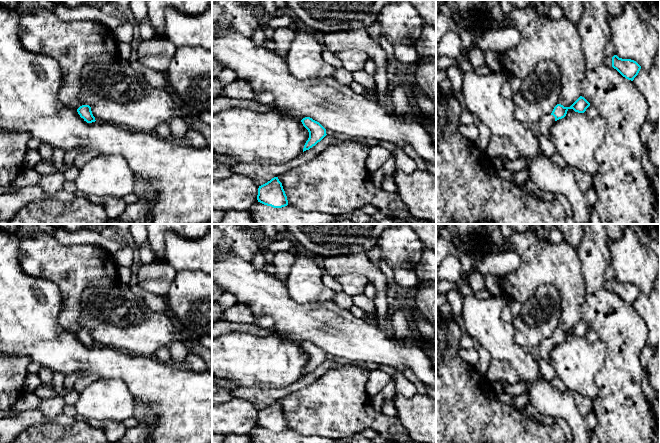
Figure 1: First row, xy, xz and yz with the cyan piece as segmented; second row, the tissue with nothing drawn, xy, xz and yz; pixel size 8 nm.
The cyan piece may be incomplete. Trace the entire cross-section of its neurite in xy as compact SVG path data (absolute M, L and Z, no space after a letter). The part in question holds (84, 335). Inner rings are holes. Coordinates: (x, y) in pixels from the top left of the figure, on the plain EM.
M82 329L77 333L78 338L87 347L95 346L95 341L92 338L91 331L89 329Z

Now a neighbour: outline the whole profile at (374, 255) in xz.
M376 244L370 251L367 252L367 256L370 261L379 266L380 260L382 258L380 246Z

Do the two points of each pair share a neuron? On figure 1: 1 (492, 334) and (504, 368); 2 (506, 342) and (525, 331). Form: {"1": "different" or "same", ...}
{"1": "different", "2": "different"}

